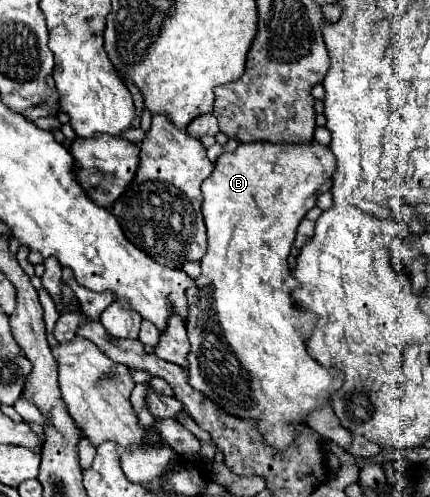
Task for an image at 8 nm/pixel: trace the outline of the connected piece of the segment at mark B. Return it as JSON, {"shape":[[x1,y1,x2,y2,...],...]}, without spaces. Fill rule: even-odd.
{"shape":[[252,142,252,144,240,144,234,152,224,152,220,156,220,164,214,164,214,172,202,182,202,214,204,214,204,222,206,222,206,230,208,230,208,252,202,258,202,274,196,280,196,292,186,292,188,296,188,340,192,344,190,354,186,356,186,372,188,372,188,384,192,388,196,388,198,392,202,392,204,396,208,396,214,404,218,404,226,414,232,414,236,418,244,418,250,420,258,426,260,434,264,436,264,442,268,442,272,448,284,452,290,448,290,444,296,440,298,428,306,426,306,418,324,406,330,406,330,396,340,388,342,384,342,372,338,368,326,368,320,366,320,362,316,362,308,352,306,352,306,344,304,338,306,334,312,330,312,318,300,310,294,308,294,300,290,296,292,290,296,290,300,286,300,282,292,276,292,270,288,266,288,256,290,250,294,246,296,240,296,230,298,224,302,222,302,218,308,214,310,208,316,206,316,200,322,192,332,188,332,174,336,170,336,160,334,154,330,152,330,148,320,146,318,142,312,144,286,144,286,146,278,146,278,144,270,144,270,142]]}

